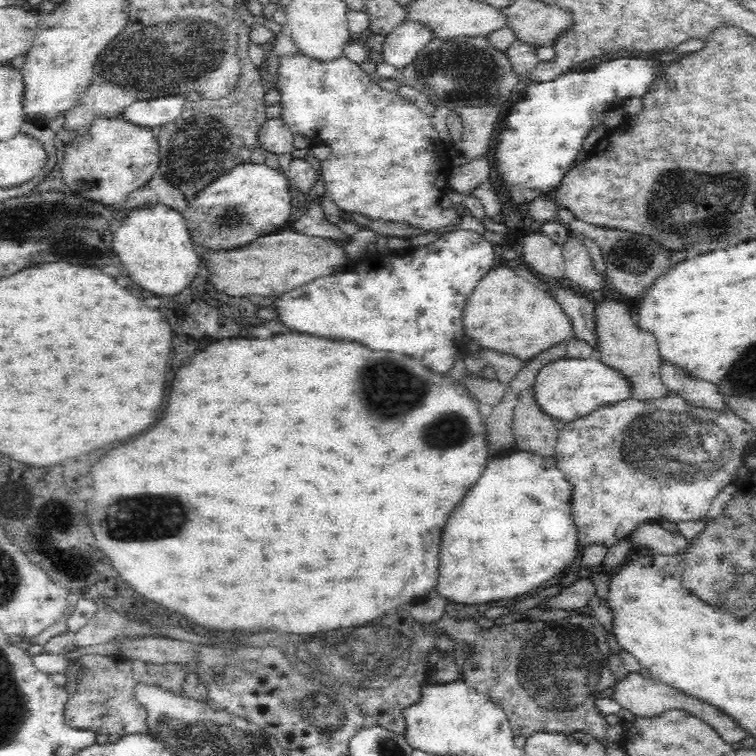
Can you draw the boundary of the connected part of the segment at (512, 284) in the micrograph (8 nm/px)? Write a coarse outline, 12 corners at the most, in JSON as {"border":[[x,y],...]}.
{"border":[[501,266],[464,300],[483,351],[525,362],[573,336],[538,286]]}

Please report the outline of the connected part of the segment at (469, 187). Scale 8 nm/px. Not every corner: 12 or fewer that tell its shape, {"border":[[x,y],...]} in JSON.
{"border":[[486,155],[448,169],[447,189],[470,195],[488,182]]}

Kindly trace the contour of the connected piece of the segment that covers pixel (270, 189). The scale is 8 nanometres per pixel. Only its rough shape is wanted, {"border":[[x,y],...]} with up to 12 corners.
{"border":[[243,164],[182,213],[192,238],[232,249],[285,228],[287,179]]}

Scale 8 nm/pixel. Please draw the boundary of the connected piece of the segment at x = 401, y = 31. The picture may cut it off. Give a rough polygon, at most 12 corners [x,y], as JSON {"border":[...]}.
{"border":[[422,21],[386,36],[383,61],[399,70],[435,37]]}

